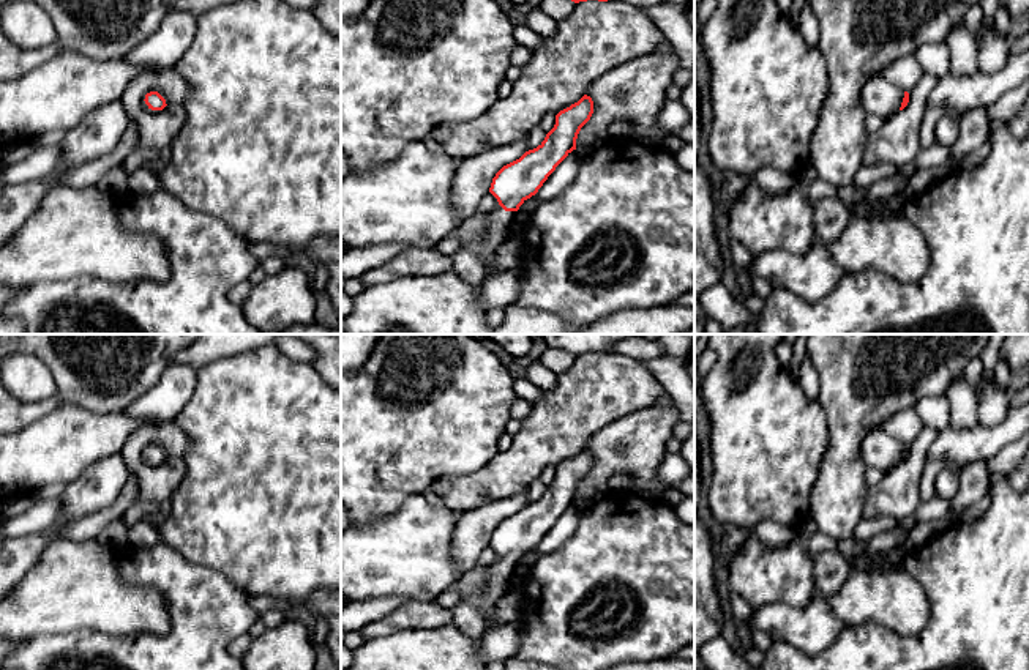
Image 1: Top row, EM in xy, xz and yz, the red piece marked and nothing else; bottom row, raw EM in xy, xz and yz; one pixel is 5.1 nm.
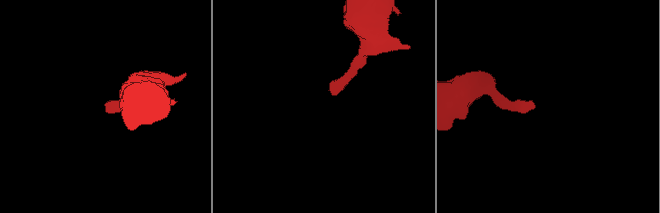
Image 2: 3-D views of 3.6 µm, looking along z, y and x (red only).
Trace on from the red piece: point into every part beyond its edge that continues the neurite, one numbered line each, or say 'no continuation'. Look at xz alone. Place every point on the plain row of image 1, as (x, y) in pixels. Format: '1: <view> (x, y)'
1: xz (499, 574)

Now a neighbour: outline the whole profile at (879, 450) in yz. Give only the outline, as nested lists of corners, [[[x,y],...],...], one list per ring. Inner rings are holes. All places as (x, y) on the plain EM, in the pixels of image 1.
[[[882,427],[865,435],[860,454],[866,467],[879,468],[887,473],[900,465],[904,445],[892,438]]]

